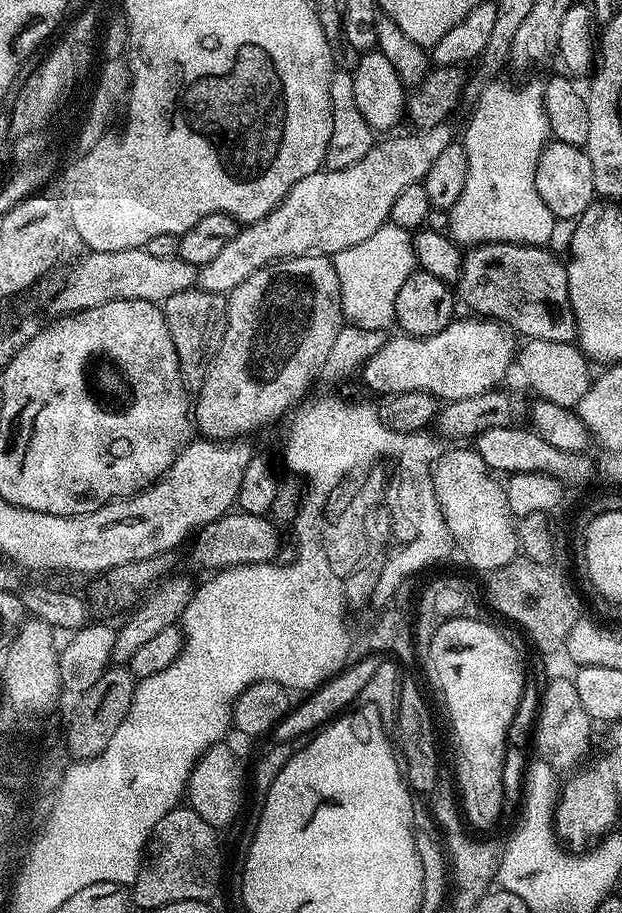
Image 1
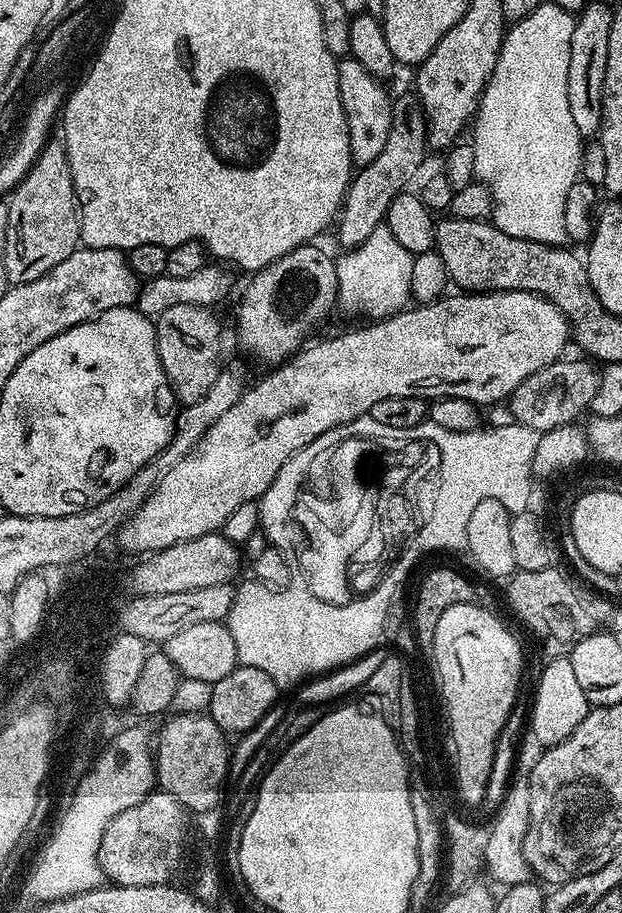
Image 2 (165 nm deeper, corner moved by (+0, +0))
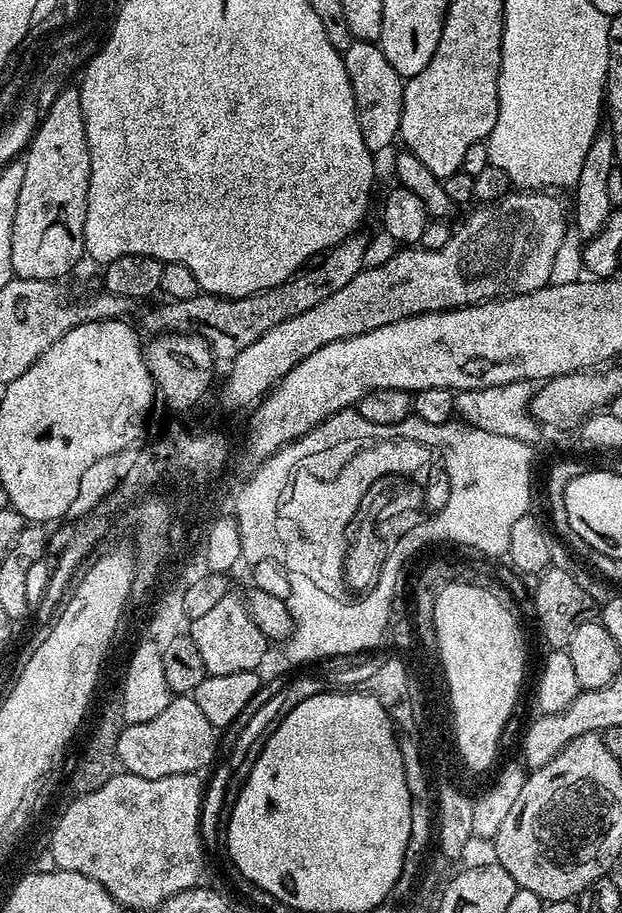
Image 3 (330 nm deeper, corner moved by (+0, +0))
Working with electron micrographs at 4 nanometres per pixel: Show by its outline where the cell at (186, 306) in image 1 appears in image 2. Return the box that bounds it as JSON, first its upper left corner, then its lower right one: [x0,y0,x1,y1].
[155,306,222,405]

